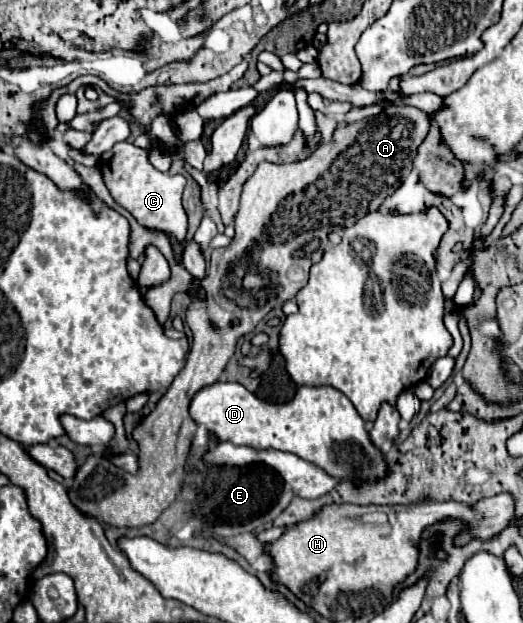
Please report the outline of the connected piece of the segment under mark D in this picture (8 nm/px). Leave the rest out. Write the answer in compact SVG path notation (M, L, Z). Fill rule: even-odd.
M217 381L195 393L189 415L221 441L249 445L253 449L289 451L339 479L381 479L387 471L383 455L371 443L353 403L333 387L299 387L291 403L273 405L257 399L239 383Z

